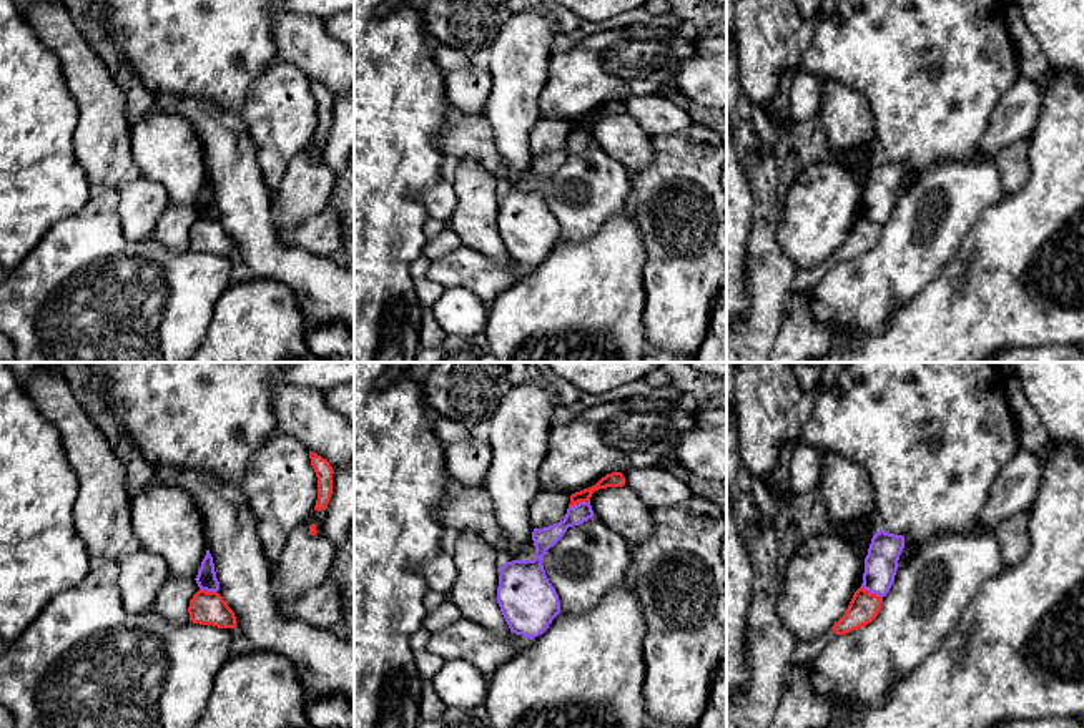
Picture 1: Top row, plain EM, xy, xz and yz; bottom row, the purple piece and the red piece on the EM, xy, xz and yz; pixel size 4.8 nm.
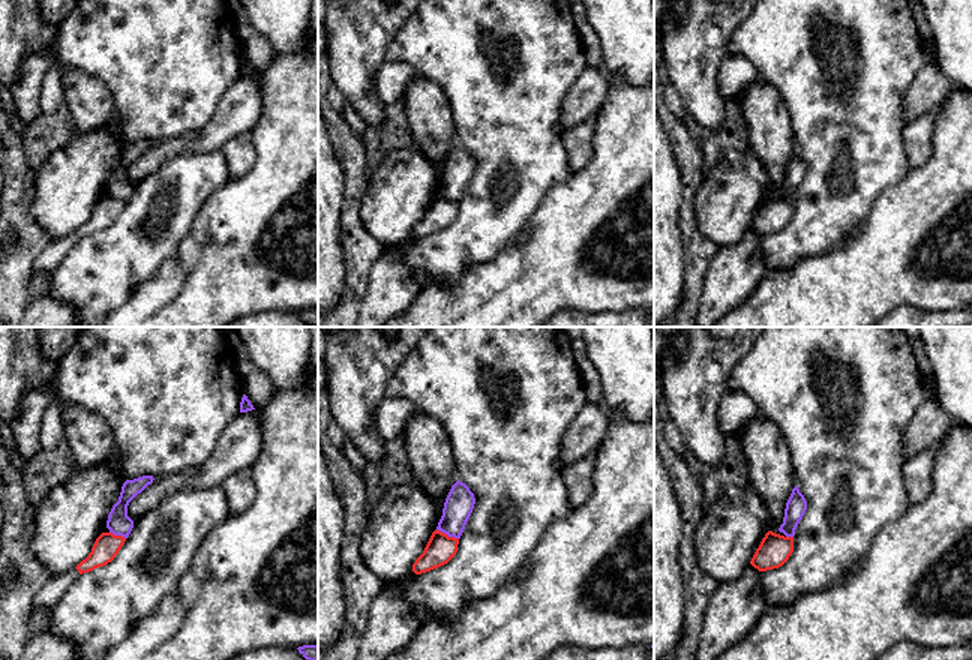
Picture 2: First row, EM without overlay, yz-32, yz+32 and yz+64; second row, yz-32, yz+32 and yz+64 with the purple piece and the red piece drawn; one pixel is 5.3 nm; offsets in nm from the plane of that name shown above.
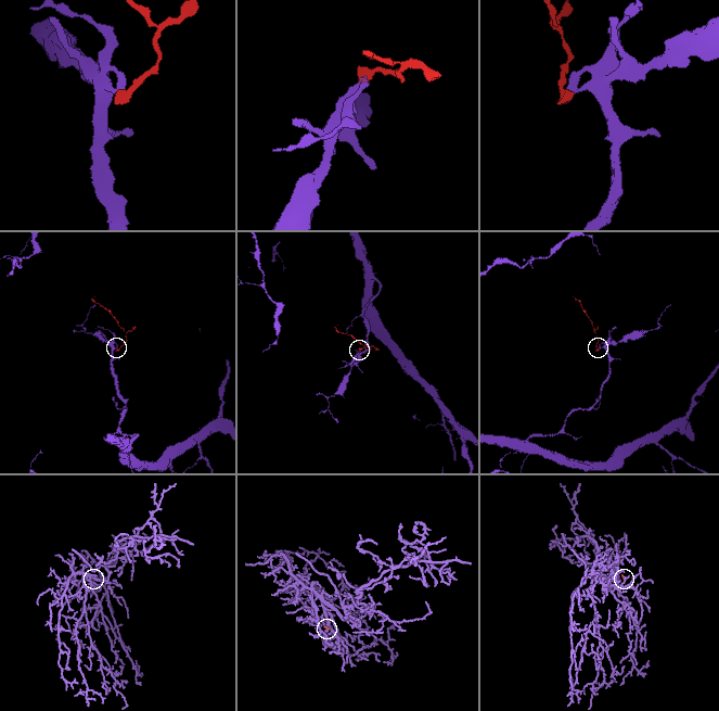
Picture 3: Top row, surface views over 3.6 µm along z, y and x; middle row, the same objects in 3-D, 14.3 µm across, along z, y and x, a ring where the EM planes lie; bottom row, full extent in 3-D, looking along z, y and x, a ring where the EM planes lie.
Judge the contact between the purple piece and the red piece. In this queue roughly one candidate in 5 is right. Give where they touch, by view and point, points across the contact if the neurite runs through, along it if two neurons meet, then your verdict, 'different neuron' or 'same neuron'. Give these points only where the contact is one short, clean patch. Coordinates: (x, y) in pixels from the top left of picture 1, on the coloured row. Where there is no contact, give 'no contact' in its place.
contact xz (579, 502); way xz (544, 539), (579, 502), (599, 484), (615, 479); same neuron

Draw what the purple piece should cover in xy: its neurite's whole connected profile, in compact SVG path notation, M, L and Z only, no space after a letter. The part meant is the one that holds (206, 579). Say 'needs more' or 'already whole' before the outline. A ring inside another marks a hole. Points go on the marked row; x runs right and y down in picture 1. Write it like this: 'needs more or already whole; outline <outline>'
needs more; outline M206 550L195 580L200 590L190 600L190 622L200 625L213 625L218 628L236 628L234 612L218 593L219 582L216 578L214 563L209 550Z

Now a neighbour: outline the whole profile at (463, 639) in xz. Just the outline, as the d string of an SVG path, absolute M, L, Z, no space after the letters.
M461 618L434 632L429 650L444 660L467 660L490 678L500 665L520 653L529 643L530 638L527 637L515 633L500 637L471 620Z

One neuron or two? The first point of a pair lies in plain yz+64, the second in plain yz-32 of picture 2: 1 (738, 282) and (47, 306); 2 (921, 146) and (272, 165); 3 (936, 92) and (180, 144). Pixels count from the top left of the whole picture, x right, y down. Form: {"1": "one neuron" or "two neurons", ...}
{"1": "one neuron", "2": "two neurons", "3": "one neuron"}

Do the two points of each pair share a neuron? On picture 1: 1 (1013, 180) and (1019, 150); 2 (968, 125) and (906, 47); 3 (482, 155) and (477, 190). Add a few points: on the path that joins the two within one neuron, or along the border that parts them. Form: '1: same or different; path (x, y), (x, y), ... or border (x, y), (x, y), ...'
1: same; path (1015, 173), (1015, 157)
2: same; path (948, 110), (931, 93), (931, 85), (916, 67)
3: different; border (451, 163), (474, 158), (496, 178), (502, 190)

